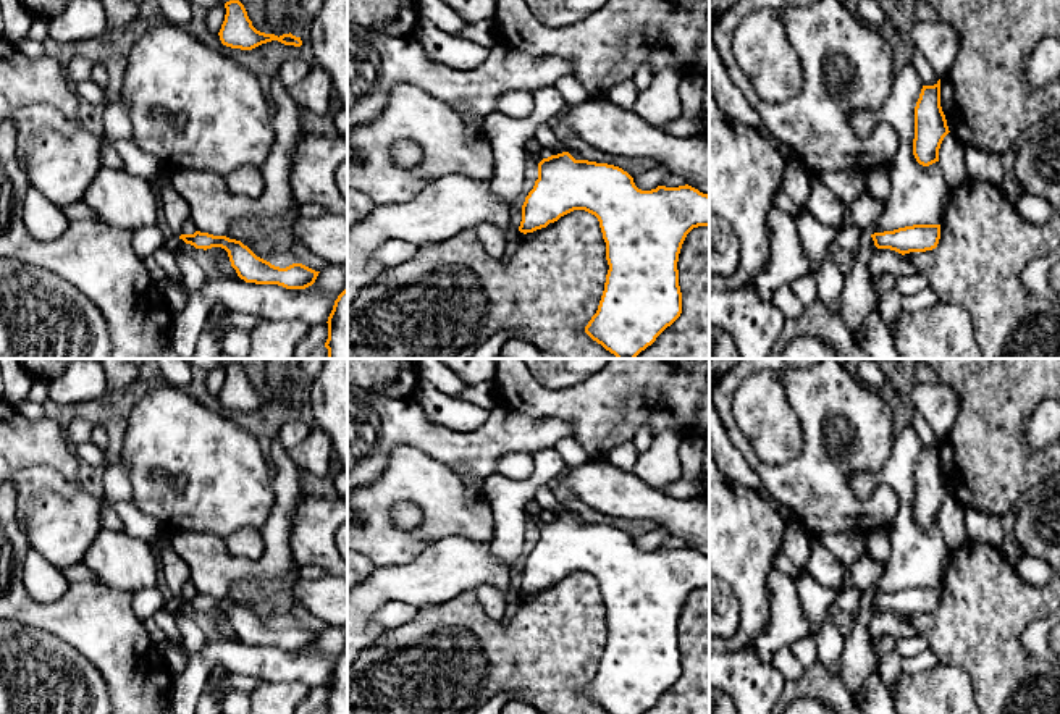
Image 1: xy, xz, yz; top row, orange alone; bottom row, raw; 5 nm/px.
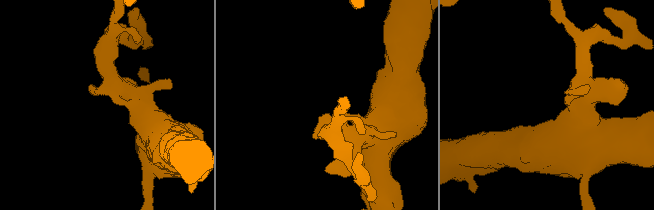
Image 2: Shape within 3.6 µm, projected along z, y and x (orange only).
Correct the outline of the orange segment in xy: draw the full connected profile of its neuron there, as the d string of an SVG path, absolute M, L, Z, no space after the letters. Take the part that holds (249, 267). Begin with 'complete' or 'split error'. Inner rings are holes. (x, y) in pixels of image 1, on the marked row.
complete; M196 231L194 234L181 234L179 239L194 246L196 249L225 249L228 252L231 267L246 283L278 284L286 289L305 289L315 283L320 273L302 263L292 263L286 268L275 267L270 262L257 257L241 241L229 239L226 236L213 236Z

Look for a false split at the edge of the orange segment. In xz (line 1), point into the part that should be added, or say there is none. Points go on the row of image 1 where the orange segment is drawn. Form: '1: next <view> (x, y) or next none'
1: next none

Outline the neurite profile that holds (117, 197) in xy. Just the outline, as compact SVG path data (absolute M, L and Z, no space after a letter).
M102 166L95 178L87 186L82 202L95 213L95 220L115 228L128 229L129 233L142 226L157 225L158 194L149 178L137 178L124 168L111 170Z

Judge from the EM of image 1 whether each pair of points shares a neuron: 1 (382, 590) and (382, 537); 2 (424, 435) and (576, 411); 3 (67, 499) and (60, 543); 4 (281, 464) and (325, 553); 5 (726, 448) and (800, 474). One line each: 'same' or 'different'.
1: different
2: different
3: same
4: different
5: different

